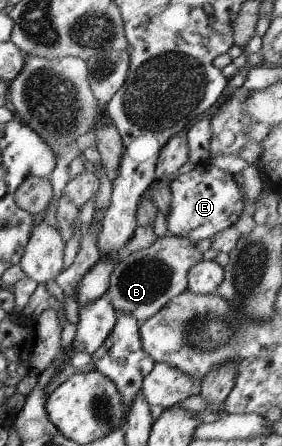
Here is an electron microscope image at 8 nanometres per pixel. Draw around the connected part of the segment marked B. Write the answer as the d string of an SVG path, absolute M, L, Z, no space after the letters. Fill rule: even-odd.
M166 231L162 237L156 237L150 247L127 254L110 272L104 297L116 312L131 315L140 325L172 297L187 289L188 270L202 260L202 252L193 243Z

